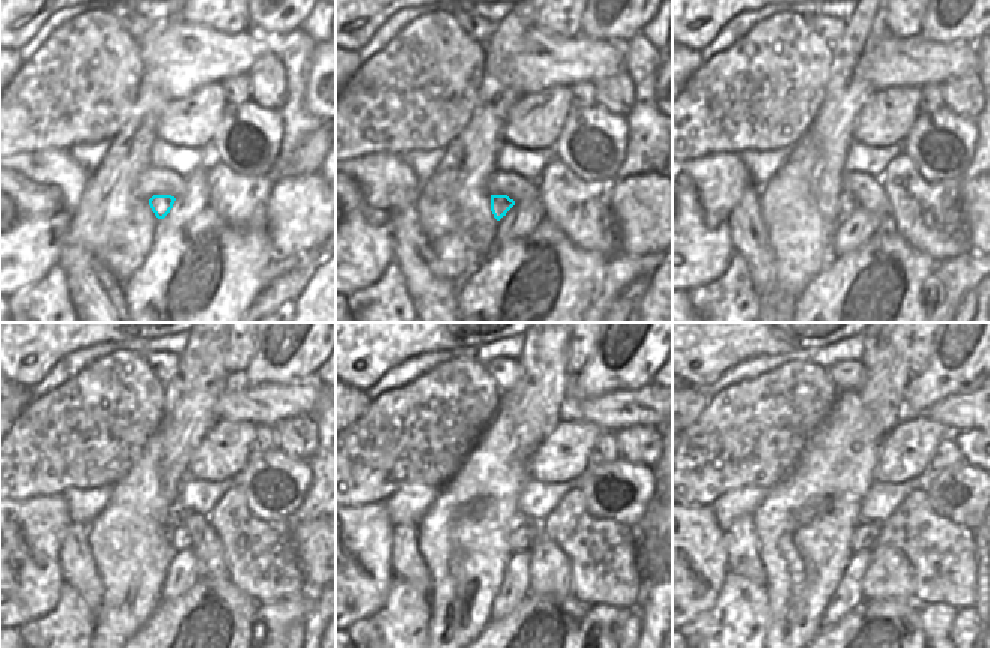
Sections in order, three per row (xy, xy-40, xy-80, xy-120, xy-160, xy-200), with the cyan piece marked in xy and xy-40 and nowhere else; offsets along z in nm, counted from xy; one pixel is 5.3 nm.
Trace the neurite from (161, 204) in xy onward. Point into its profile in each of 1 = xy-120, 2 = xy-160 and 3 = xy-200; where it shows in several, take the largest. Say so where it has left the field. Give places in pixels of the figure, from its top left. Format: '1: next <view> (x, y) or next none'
1: next xy-120 (179, 539)
2: next xy-160 (522, 536)
3: next xy-200 (864, 539)

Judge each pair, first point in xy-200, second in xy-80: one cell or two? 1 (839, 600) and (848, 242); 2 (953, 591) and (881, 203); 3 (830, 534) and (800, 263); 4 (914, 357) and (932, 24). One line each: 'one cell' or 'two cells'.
1: one cell
2: two cells
3: one cell
4: two cells

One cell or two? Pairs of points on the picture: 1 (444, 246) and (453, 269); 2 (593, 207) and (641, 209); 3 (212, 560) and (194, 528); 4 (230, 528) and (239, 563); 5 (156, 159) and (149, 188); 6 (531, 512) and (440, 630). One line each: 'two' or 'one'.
1: one
2: two
3: one
4: one
5: two
6: two

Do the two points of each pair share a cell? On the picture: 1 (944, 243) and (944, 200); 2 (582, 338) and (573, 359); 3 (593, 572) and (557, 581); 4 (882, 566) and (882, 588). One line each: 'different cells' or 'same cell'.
1: same cell
2: same cell
3: different cells
4: same cell

